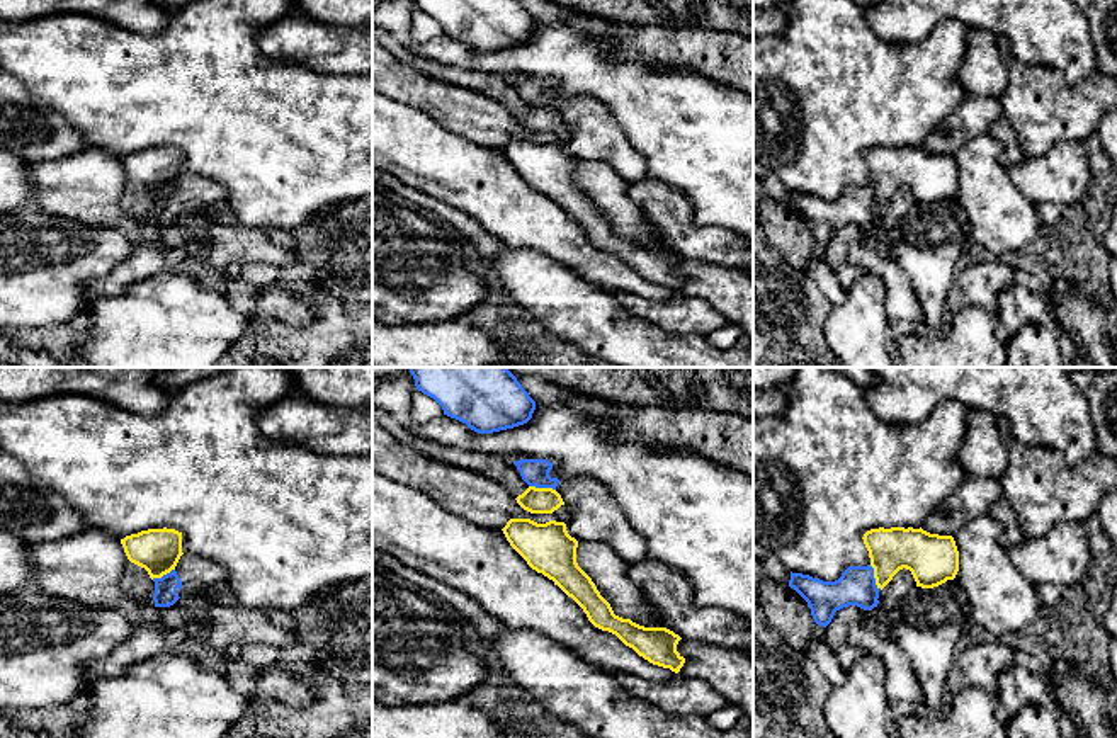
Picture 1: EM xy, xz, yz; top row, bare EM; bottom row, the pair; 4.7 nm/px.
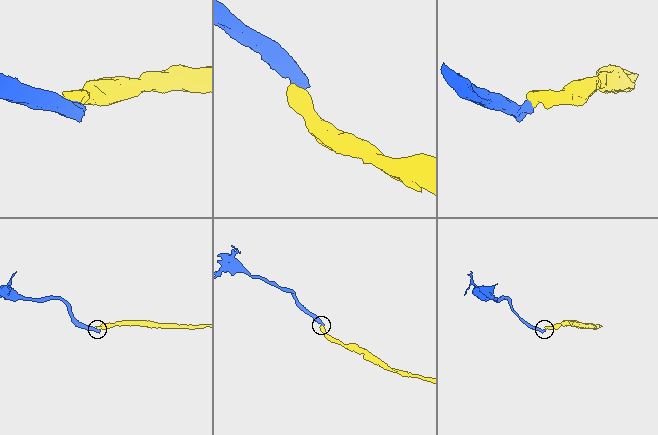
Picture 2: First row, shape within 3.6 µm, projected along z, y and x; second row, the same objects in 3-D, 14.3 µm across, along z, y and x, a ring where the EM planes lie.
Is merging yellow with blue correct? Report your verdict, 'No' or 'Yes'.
No

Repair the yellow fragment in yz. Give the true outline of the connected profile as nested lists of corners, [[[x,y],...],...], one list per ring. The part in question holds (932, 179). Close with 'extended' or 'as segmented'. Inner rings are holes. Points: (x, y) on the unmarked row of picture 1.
[[[913,146],[870,148],[864,153],[877,207],[906,187],[916,206],[933,207],[954,199],[959,190],[959,170],[952,155],[930,153]]] | as segmented

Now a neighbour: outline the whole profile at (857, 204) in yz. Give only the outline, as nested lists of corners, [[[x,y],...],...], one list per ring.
[[[870,184],[848,185],[835,201],[791,190],[789,206],[808,221],[814,241],[823,247],[843,226],[857,224],[872,230],[879,223],[879,207]]]

